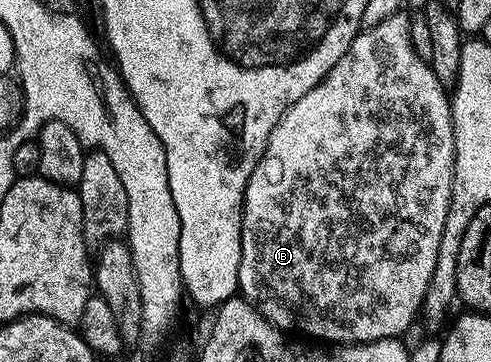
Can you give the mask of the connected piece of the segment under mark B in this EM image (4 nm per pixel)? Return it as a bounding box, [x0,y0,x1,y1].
[237,16,455,343]

